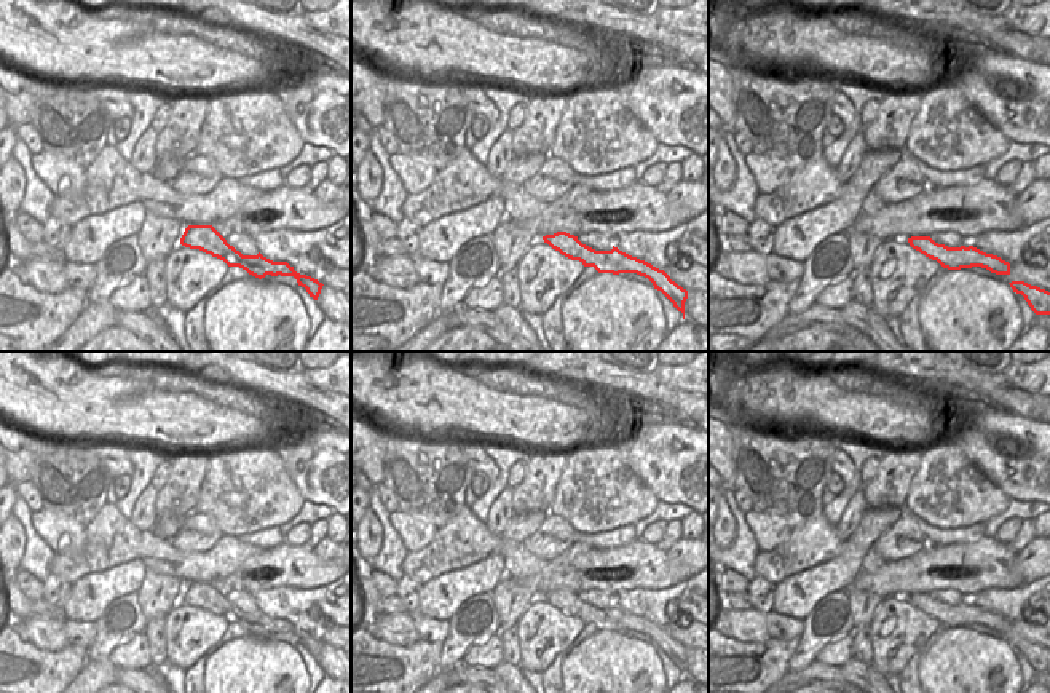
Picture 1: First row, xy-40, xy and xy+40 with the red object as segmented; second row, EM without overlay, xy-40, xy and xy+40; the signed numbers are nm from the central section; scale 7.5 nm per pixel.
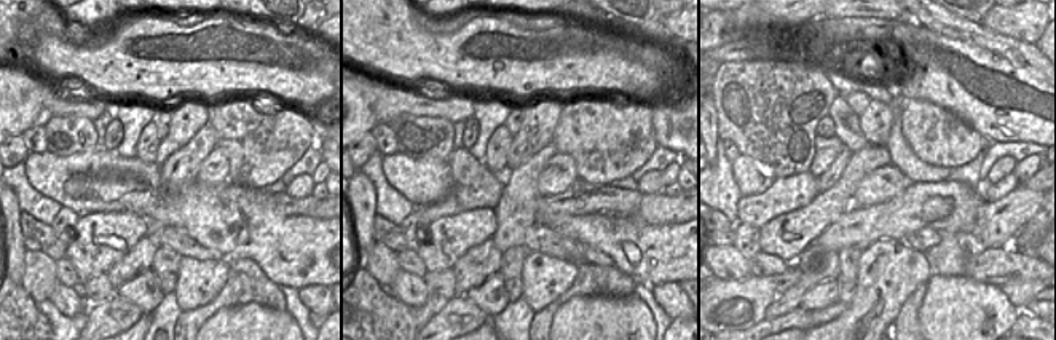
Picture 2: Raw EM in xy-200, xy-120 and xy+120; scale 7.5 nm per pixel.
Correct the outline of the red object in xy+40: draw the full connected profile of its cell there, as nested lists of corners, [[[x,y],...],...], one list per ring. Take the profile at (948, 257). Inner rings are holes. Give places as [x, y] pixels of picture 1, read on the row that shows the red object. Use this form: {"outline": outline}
{"outline": [[[911,236],[908,243],[926,257],[937,260],[943,268],[961,270],[981,267],[996,275],[1010,275],[1010,263],[997,255],[986,254],[973,246],[948,248],[930,236]]]}

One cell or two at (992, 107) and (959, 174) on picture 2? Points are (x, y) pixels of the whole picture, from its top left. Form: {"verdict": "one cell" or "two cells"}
{"verdict": "two cells"}

